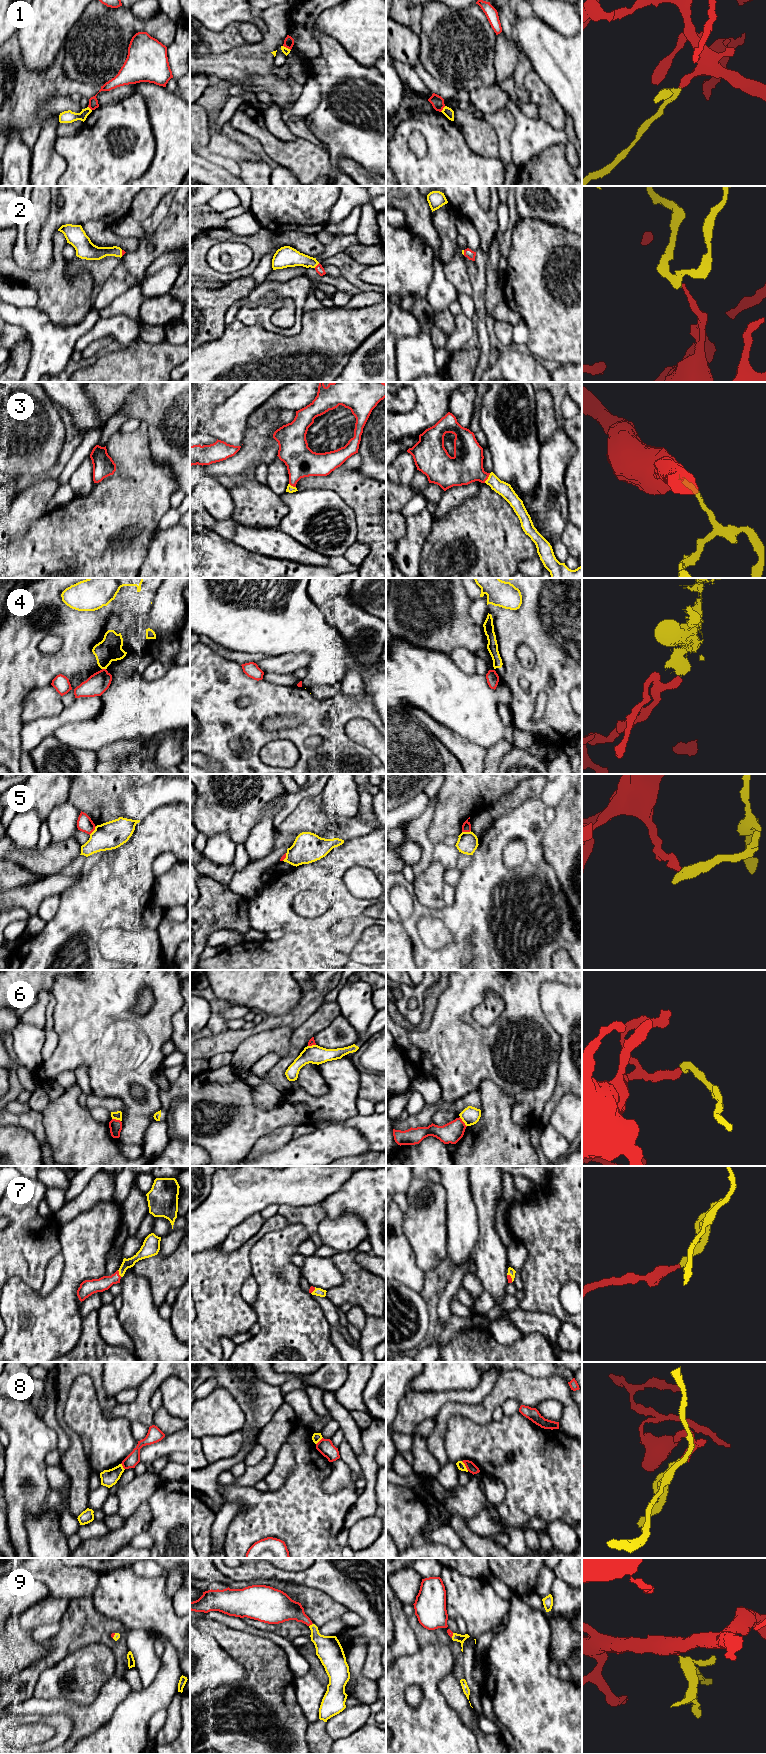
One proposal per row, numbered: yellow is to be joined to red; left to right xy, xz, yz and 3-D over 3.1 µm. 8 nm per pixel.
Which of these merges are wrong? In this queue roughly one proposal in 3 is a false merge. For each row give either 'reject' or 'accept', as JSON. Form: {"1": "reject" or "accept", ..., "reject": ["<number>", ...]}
{"1": "reject", "2": "accept", "3": "accept", "4": "reject", "5": "reject", "6": "reject", "7": "accept", "8": "reject", "9": "accept", "reject": ["1", "4", "5", "6", "8"]}

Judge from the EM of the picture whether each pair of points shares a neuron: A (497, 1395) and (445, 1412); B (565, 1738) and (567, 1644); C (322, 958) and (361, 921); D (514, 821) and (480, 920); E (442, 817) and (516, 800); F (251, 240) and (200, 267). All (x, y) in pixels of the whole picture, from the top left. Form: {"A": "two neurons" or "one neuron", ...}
{"A": "one neuron", "B": "two neurons", "C": "two neurons", "D": "one neuron", "E": "two neurons", "F": "one neuron"}

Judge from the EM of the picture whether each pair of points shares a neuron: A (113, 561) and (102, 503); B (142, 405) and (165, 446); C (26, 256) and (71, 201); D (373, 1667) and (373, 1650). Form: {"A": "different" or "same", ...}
{"A": "same", "B": "same", "C": "same", "D": "same"}

